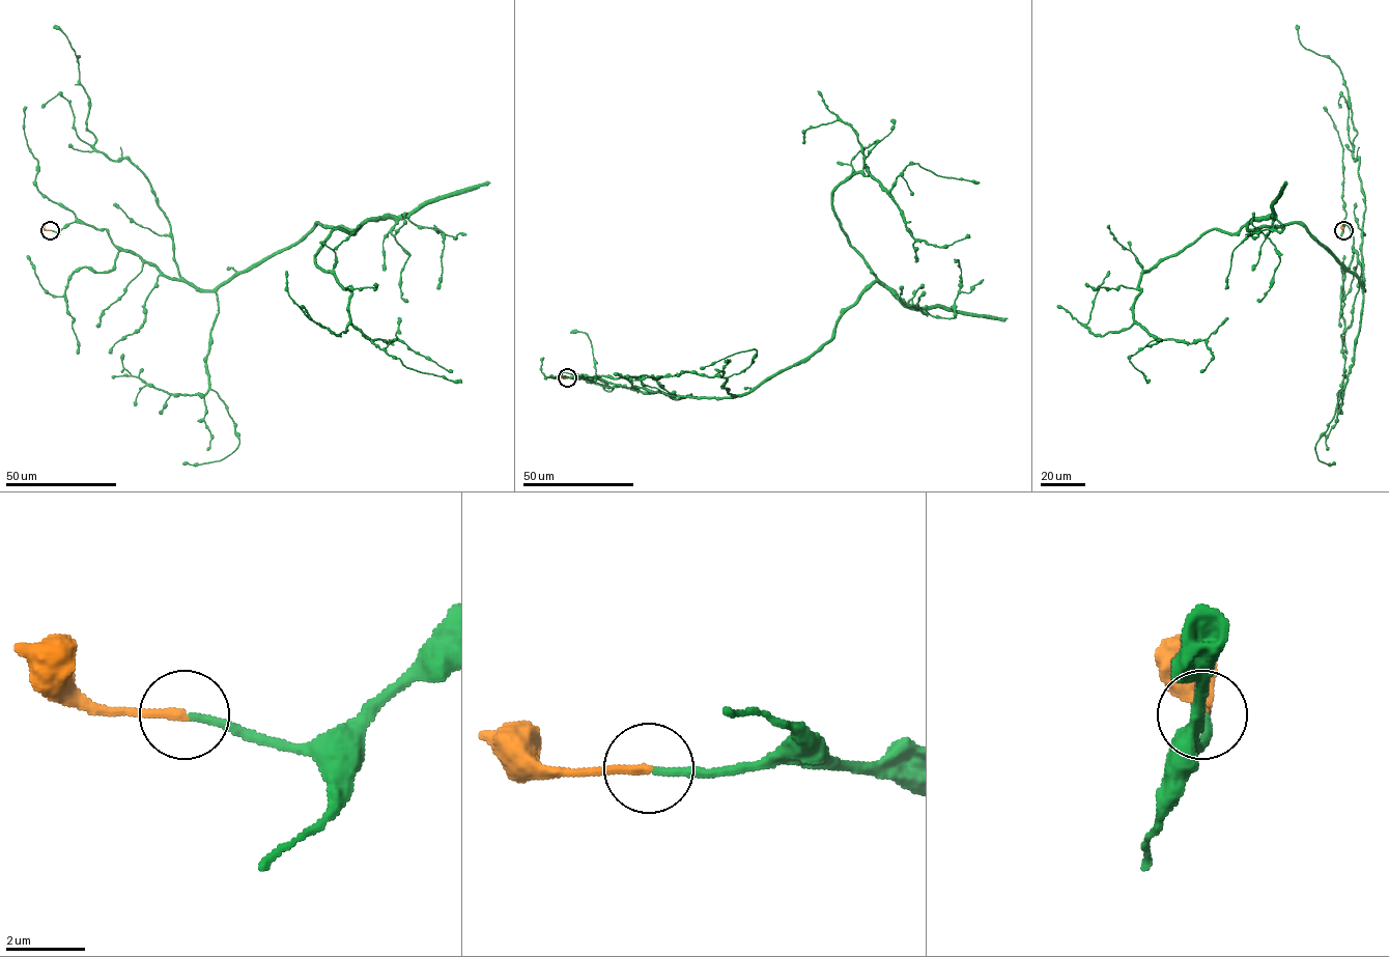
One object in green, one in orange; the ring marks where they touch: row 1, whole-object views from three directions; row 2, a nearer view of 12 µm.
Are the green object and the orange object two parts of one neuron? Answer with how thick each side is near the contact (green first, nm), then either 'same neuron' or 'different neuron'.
190 nm thick on the green side, 240 nm on the other; same neuron

